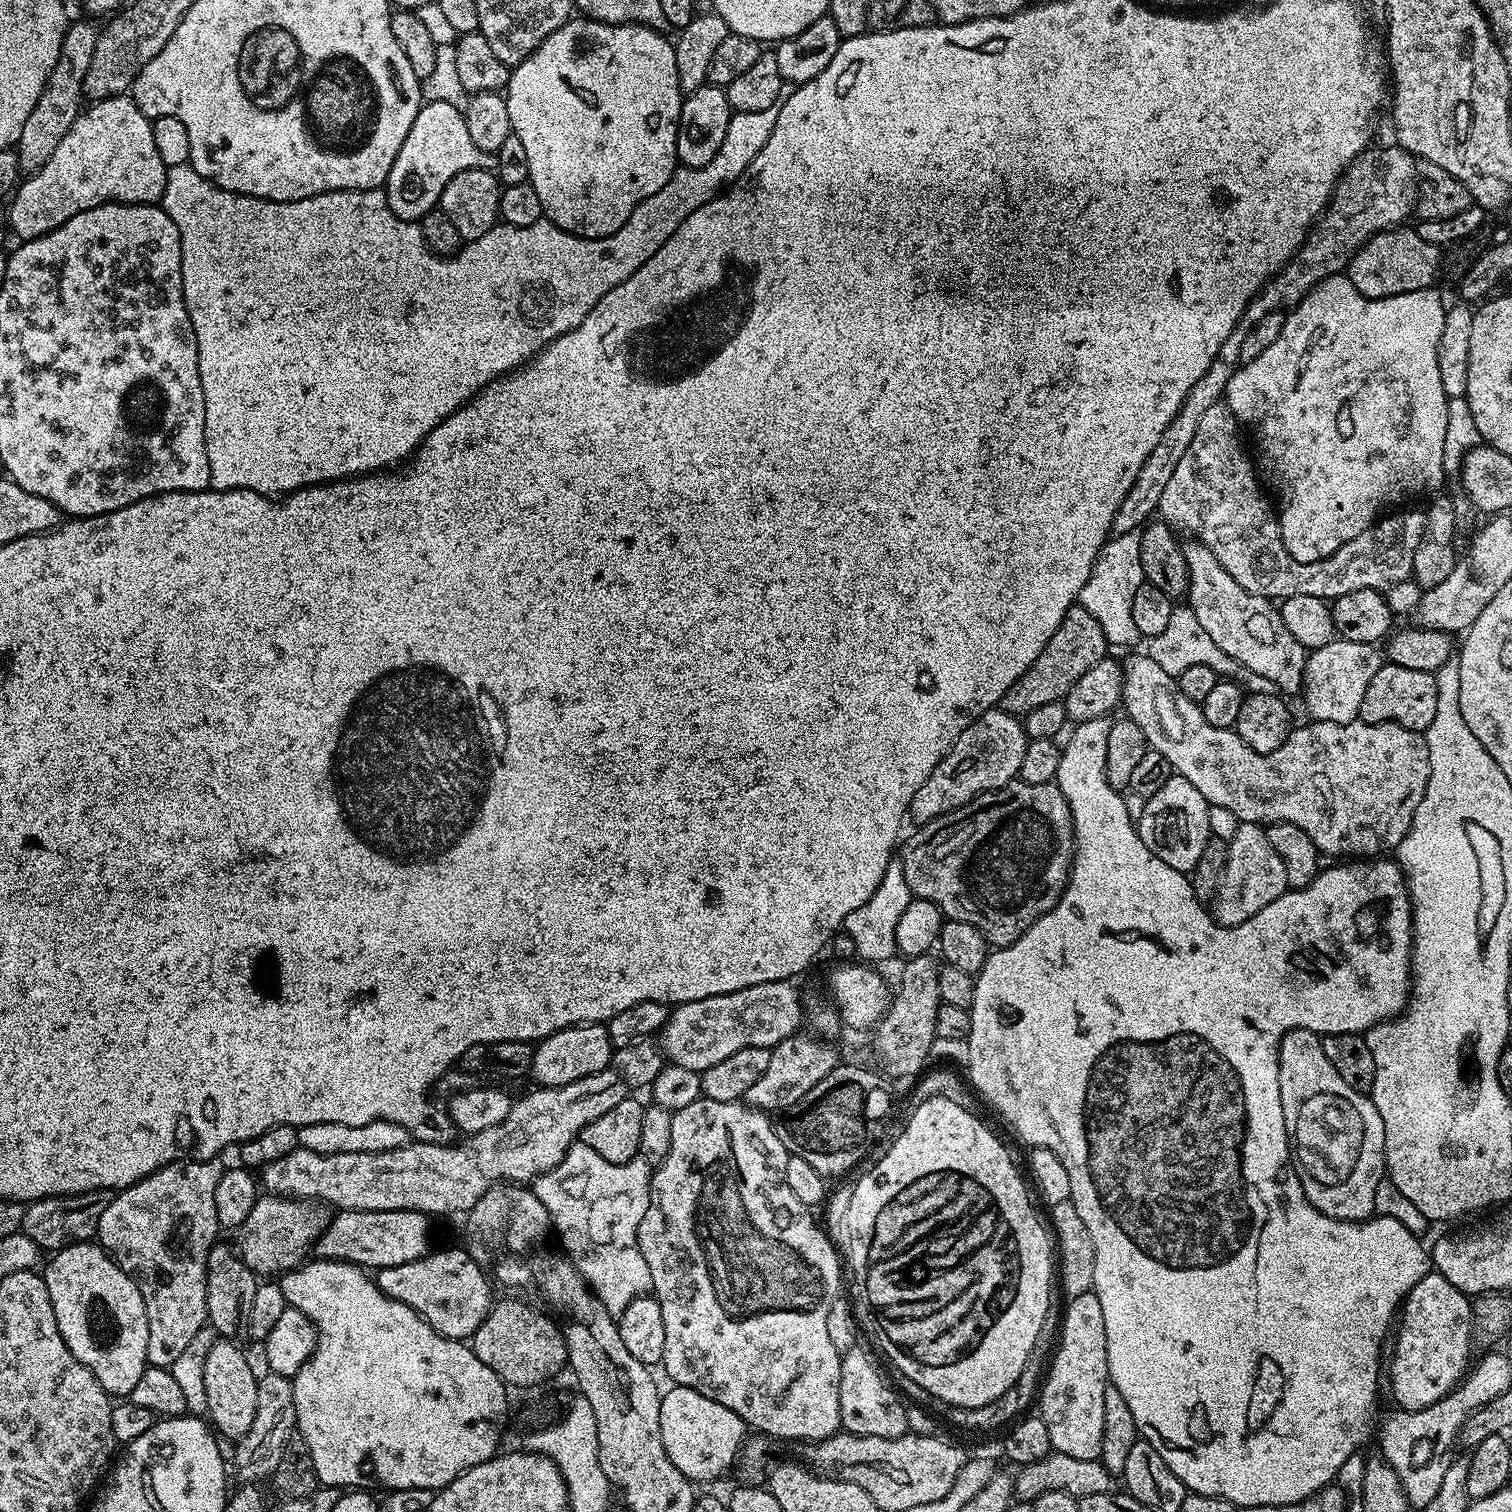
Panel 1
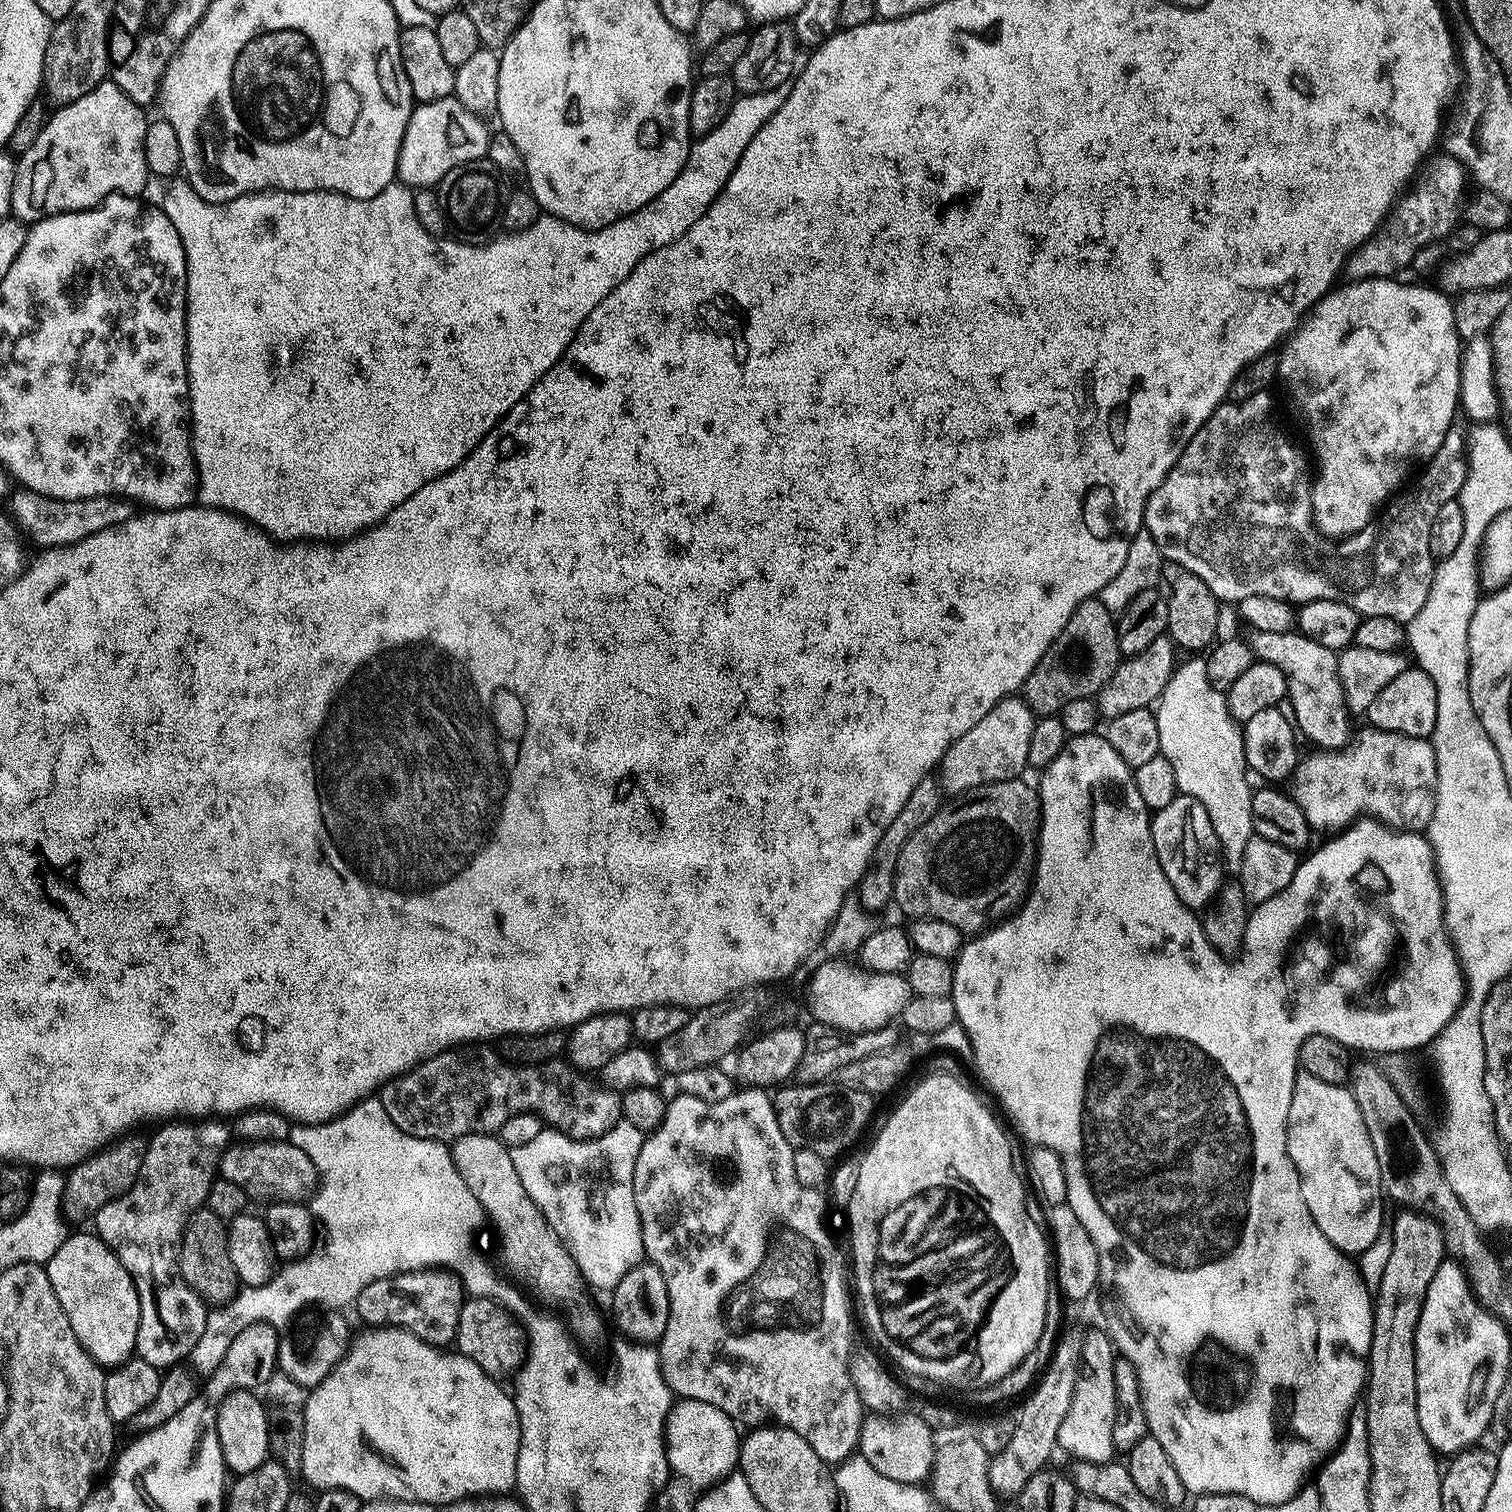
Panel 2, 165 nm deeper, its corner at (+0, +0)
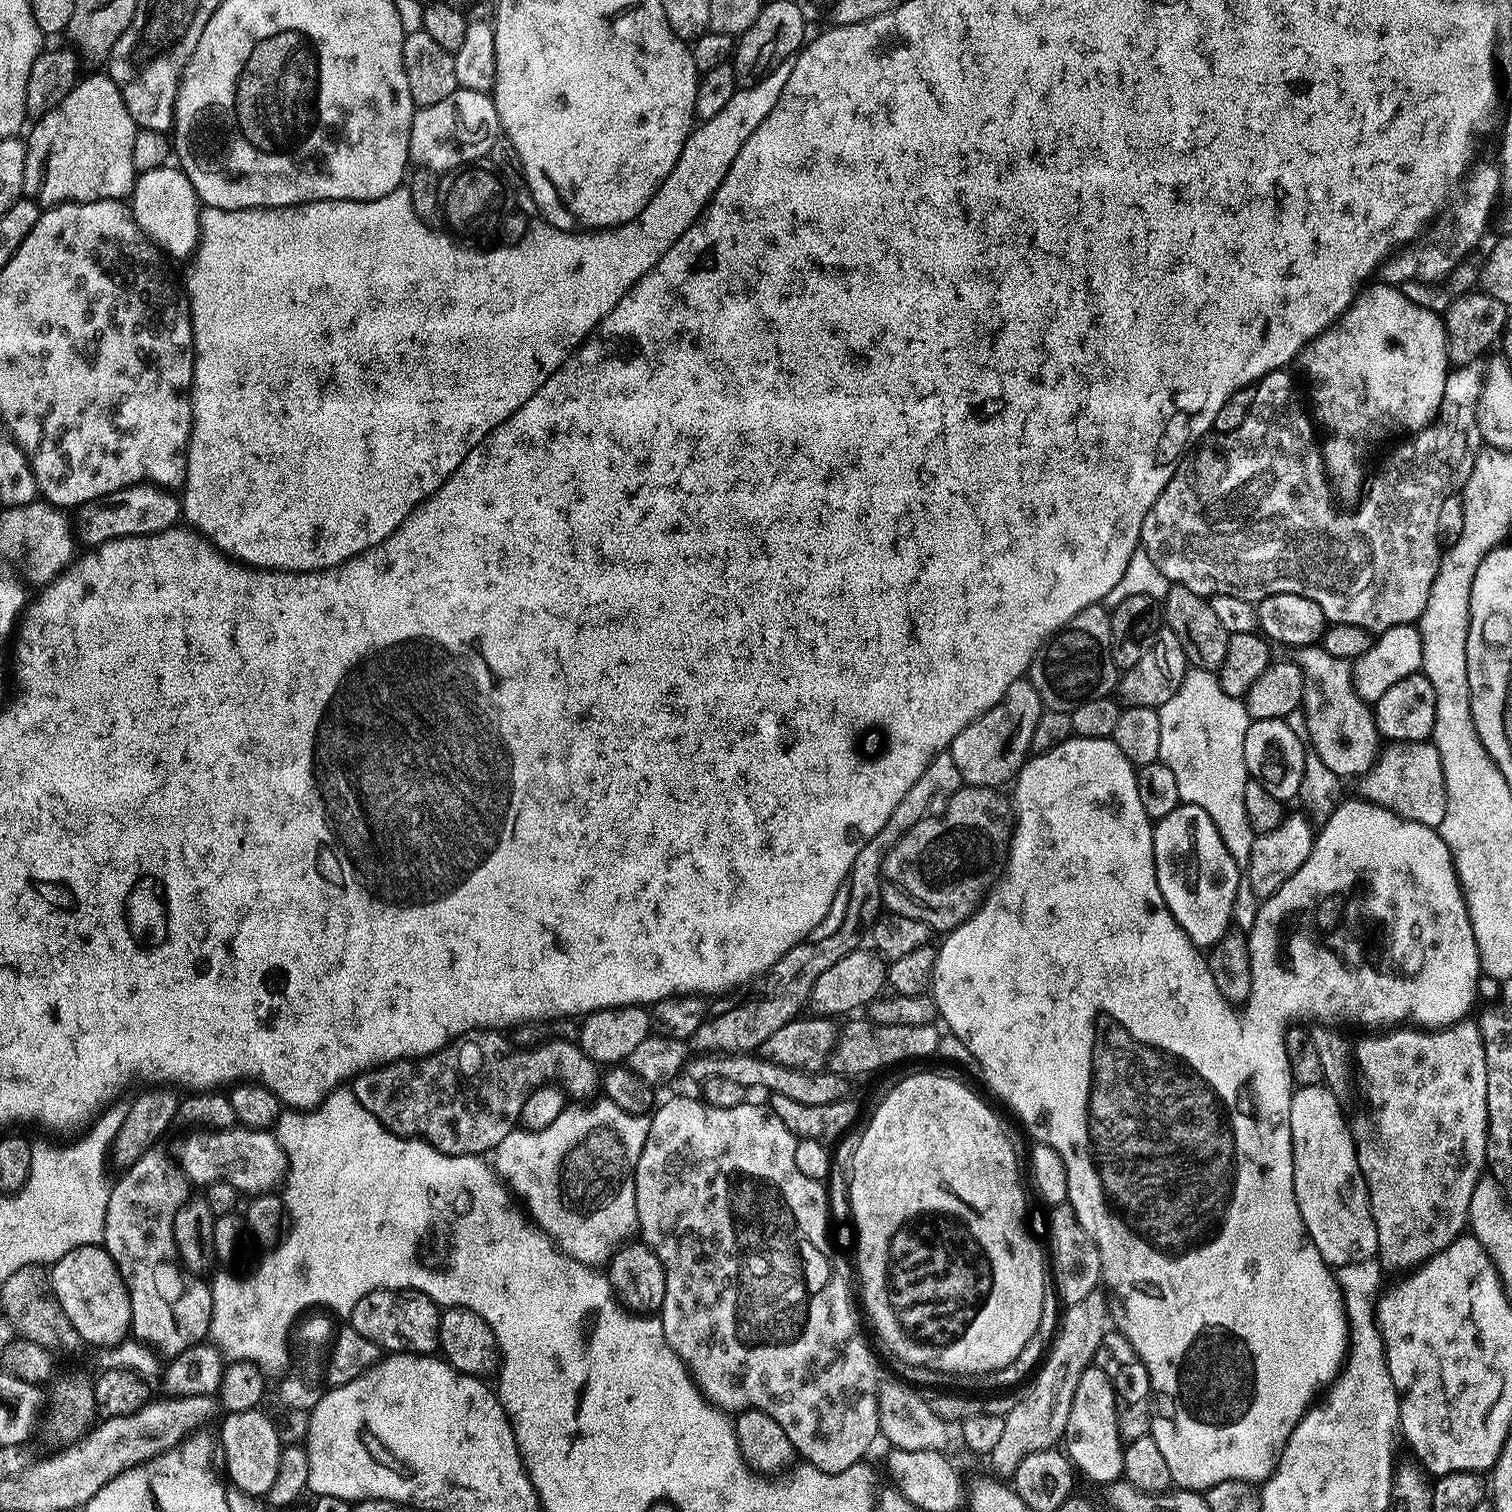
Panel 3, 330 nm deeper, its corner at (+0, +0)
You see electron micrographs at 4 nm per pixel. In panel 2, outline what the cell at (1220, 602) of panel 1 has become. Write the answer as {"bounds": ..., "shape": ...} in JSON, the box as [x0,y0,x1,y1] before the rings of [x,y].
{"bounds":[1250,631,1350,750],"shape":[[[1253,631],[1250,651],[1257,661],[1276,666],[1282,672],[1288,687],[1287,698],[1294,706],[1295,727],[1299,735],[1316,743],[1320,750],[1341,748],[1350,738],[1350,713],[1344,705],[1344,695],[1336,666],[1337,653],[1326,646],[1318,646],[1310,637],[1299,631]]]}

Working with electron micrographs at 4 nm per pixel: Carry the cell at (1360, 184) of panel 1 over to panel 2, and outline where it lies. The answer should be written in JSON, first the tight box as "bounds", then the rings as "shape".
{"bounds":[1342,155,1466,281],"shape":[[[1429,155],[1423,161],[1414,180],[1416,189],[1409,196],[1401,195],[1373,234],[1348,256],[1342,272],[1348,275],[1345,277],[1349,281],[1395,277],[1400,274],[1396,272],[1402,271],[1415,258],[1419,248],[1424,248],[1431,240],[1446,235],[1448,231],[1449,235],[1453,231],[1457,223],[1455,220],[1458,220],[1458,213],[1462,208],[1462,201],[1466,196],[1466,191],[1464,192],[1466,169],[1452,156],[1436,155]]]}

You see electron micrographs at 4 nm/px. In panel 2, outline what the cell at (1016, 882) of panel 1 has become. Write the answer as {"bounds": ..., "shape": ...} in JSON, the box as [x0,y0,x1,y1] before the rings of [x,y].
{"bounds":[894,778,1040,934],"shape":[[[1024,778],[1014,780],[1000,780],[996,784],[983,784],[977,788],[972,788],[969,792],[963,793],[953,804],[945,803],[902,846],[902,854],[896,863],[896,883],[894,885],[894,904],[897,904],[902,911],[908,915],[908,918],[916,917],[925,920],[941,920],[950,922],[950,926],[958,926],[958,930],[965,934],[980,934],[989,926],[1003,921],[1005,918],[1013,915],[1019,909],[1020,905],[1028,898],[1028,893],[1032,887],[1034,879],[1034,869],[1036,866],[1036,854],[1038,851],[1038,841],[1040,838],[1040,797],[1037,789],[1032,788],[1024,781]]]}

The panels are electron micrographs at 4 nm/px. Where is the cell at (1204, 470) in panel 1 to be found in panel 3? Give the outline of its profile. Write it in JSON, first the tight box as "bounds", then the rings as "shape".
{"bounds":[1140,366,1486,634],"shape":[[[1460,366],[1449,371],[1448,381],[1444,387],[1444,397],[1432,423],[1404,438],[1404,441],[1385,458],[1384,465],[1376,472],[1376,477],[1372,481],[1371,479],[1367,481],[1367,484],[1369,483],[1368,493],[1365,494],[1364,501],[1357,506],[1356,512],[1339,512],[1335,502],[1332,501],[1334,488],[1326,475],[1321,445],[1319,443],[1316,445],[1317,429],[1314,427],[1313,417],[1305,401],[1304,404],[1300,401],[1300,392],[1296,389],[1295,382],[1292,381],[1291,371],[1267,372],[1255,385],[1252,405],[1246,418],[1242,418],[1242,426],[1238,426],[1238,430],[1233,432],[1223,433],[1217,439],[1220,441],[1213,448],[1197,447],[1189,451],[1177,464],[1170,482],[1166,482],[1162,494],[1158,494],[1154,506],[1150,506],[1140,531],[1140,543],[1146,550],[1146,554],[1150,554],[1150,562],[1154,562],[1154,566],[1158,566],[1160,573],[1173,585],[1205,598],[1233,596],[1249,602],[1259,602],[1274,594],[1298,594],[1310,598],[1310,602],[1318,605],[1325,621],[1353,624],[1373,634],[1385,632],[1399,624],[1416,624],[1422,610],[1426,610],[1426,598],[1430,598],[1430,586],[1434,586],[1434,578],[1440,569],[1442,545],[1438,536],[1438,510],[1442,510],[1442,502],[1446,502],[1448,496],[1457,495],[1463,489],[1464,483],[1468,481],[1474,470],[1474,462],[1482,451],[1482,441],[1476,421],[1476,407],[1480,405],[1486,380],[1481,373],[1479,376],[1476,370],[1472,366]]]}

